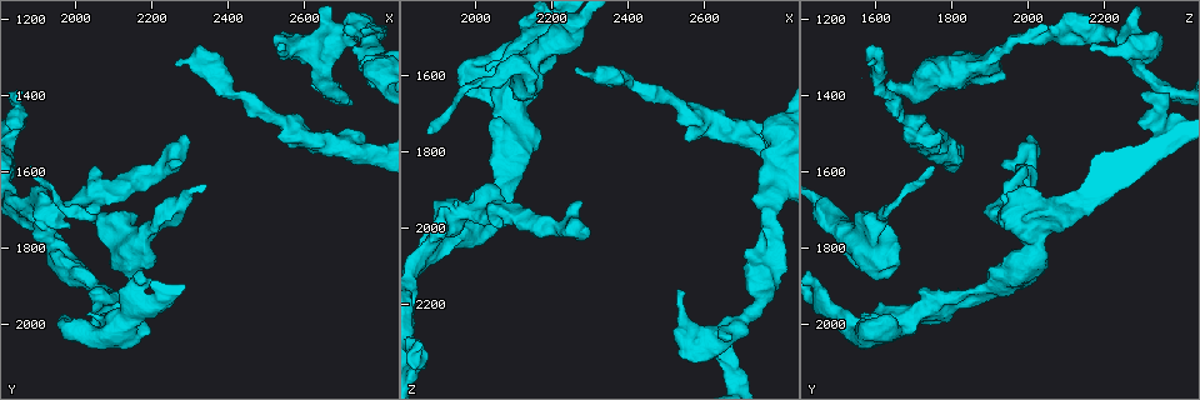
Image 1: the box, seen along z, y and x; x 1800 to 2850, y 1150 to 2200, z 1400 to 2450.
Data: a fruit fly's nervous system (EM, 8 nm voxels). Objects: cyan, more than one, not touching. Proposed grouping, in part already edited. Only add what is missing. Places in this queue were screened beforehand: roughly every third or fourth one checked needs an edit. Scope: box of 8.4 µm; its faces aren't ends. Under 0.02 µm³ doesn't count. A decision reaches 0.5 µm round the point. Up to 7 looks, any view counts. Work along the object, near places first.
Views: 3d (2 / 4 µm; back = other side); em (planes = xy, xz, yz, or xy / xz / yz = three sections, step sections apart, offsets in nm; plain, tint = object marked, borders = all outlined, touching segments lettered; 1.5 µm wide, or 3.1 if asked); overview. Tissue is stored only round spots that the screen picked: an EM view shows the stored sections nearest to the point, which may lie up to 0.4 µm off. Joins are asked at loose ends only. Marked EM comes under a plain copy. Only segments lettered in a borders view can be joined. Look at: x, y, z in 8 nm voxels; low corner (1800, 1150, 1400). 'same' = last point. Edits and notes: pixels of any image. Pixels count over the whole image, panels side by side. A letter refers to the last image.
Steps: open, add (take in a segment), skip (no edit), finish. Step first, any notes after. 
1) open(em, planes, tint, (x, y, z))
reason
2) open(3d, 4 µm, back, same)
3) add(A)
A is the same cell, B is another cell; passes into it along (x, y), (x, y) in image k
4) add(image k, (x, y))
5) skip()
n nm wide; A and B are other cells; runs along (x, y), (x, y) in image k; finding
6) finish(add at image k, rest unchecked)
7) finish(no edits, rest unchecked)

open(em, planes, tint, (2185, 1835, 1535))
an open end

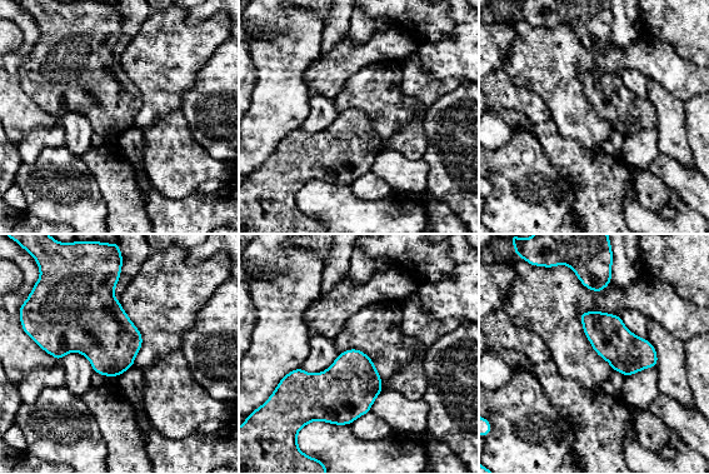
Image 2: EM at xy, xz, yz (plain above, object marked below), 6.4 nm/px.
open(em, planes, borders, same)

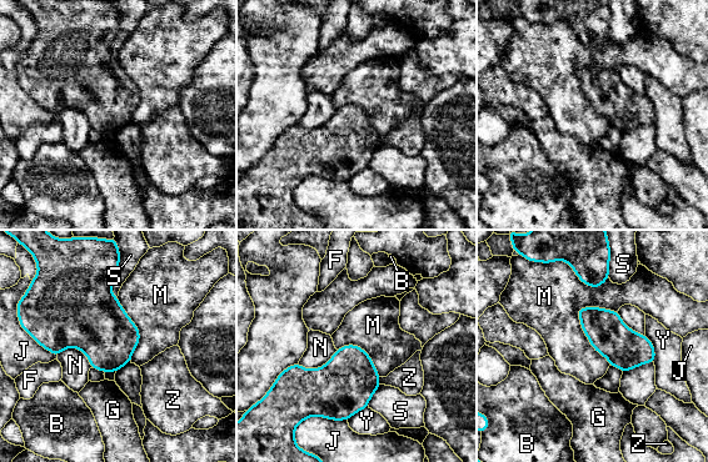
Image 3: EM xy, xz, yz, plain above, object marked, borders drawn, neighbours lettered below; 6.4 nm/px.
skip()
B, F, G, J, M, N, S, Y and Z are other cells; none of them fits

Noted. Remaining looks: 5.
open(em, planes, borders, (2255, 1320, 1585))
long arm stops here

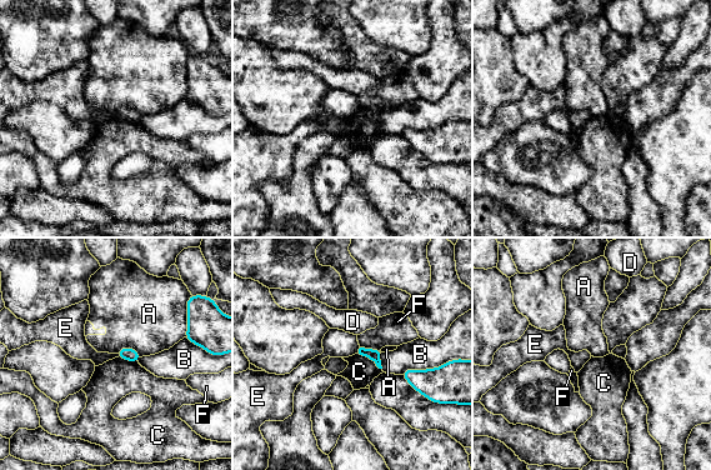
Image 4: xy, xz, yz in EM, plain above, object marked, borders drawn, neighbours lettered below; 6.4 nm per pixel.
skip()
B touches over 260 nm; A, B, C, D, E and F are other cells; none of them fits

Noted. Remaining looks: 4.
open(em, xy, step 4, borders, (1875, 1590, 1750))
tapers out

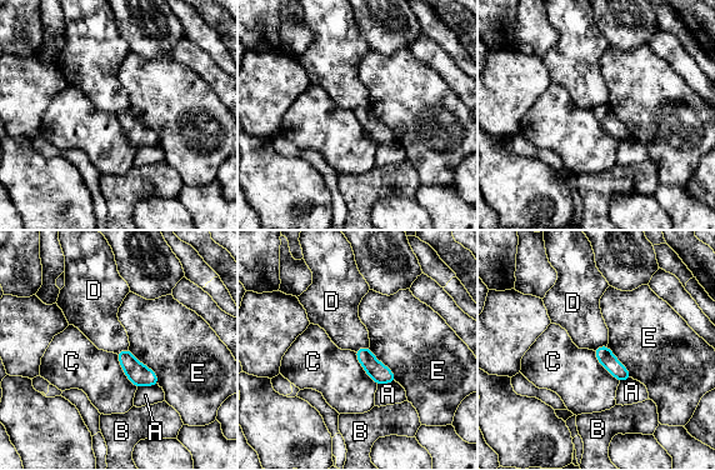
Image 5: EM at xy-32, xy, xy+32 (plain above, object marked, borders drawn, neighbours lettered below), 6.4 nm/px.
skip()
E touches over 300 nm; A, B, C, D and E are other cells; no lettered segment goes on from it

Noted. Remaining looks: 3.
finish(no edits, rest unchecked)

